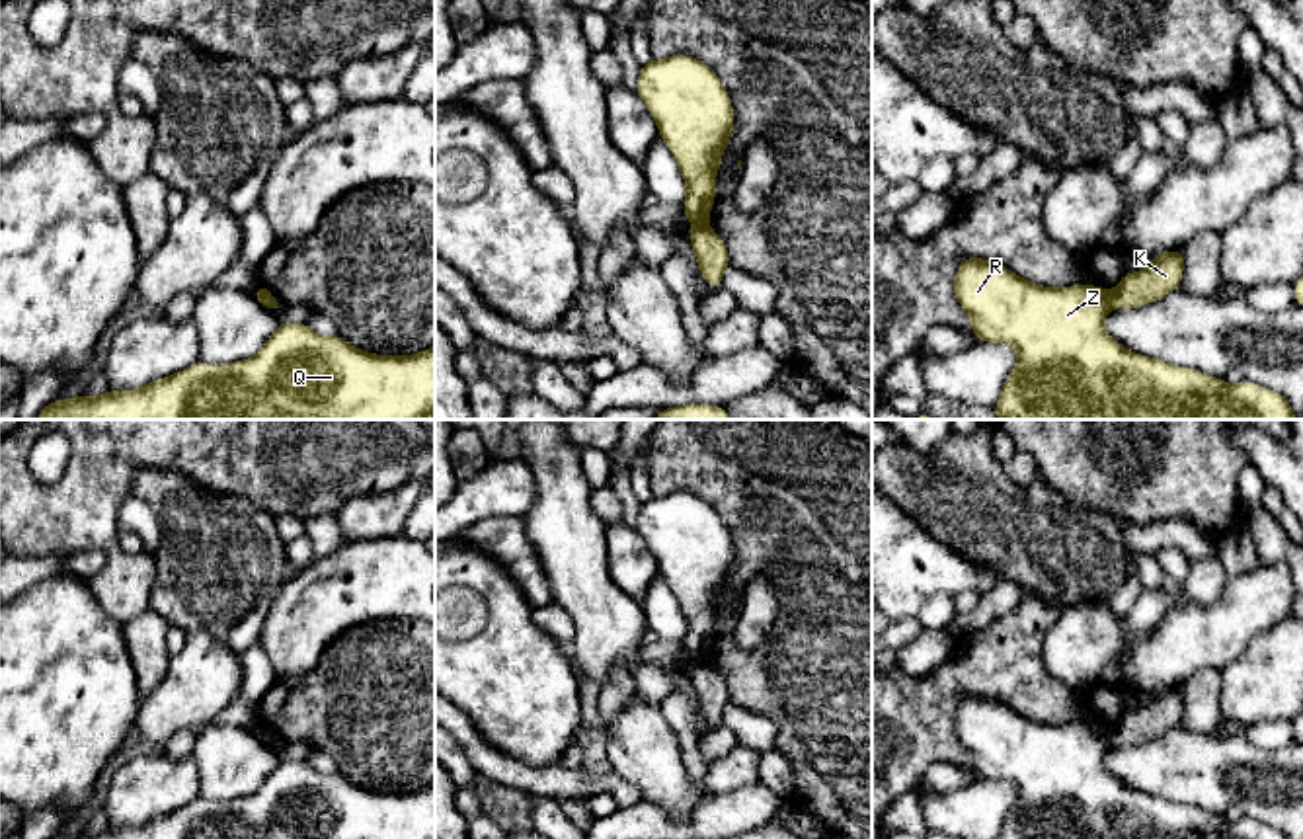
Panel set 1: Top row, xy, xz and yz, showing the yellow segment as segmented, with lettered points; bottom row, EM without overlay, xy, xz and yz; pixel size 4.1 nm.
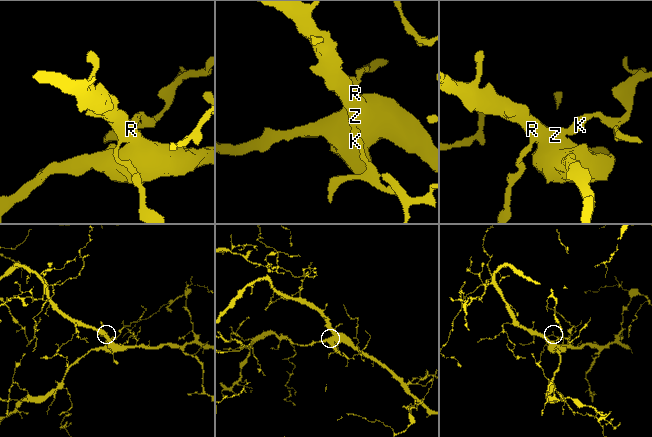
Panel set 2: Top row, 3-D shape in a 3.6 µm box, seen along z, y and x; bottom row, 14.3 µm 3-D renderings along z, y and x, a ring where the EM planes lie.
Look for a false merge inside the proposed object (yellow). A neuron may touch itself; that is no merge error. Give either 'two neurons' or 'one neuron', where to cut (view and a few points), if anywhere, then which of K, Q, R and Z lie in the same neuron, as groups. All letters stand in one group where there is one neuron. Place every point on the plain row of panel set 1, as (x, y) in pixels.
two neurons | yz (1110, 728), (1112, 742) | K / Q R Z

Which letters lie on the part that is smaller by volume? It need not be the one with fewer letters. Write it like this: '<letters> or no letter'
K

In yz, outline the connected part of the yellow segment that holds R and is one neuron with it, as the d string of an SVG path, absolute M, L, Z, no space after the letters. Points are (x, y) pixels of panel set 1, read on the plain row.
M966 695L956 706L954 732L969 751L977 779L1016 786L1016 806L999 839L1287 839L1250 818L1229 823L1202 808L1125 786L1104 769L1112 728L1096 722L1042 724L991 697Z

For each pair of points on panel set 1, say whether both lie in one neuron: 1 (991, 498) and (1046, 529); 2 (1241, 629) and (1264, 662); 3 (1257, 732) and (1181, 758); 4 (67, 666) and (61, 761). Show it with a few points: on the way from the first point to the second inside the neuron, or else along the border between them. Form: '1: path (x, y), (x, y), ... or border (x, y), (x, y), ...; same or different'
1: path (1005, 512), (1023, 529), (1032, 529); same
2: border (1282, 619), (1222, 672); different
3: border (1243, 732), (1257, 746), (1282, 748); different
4: path (61, 689), (61, 738); same

